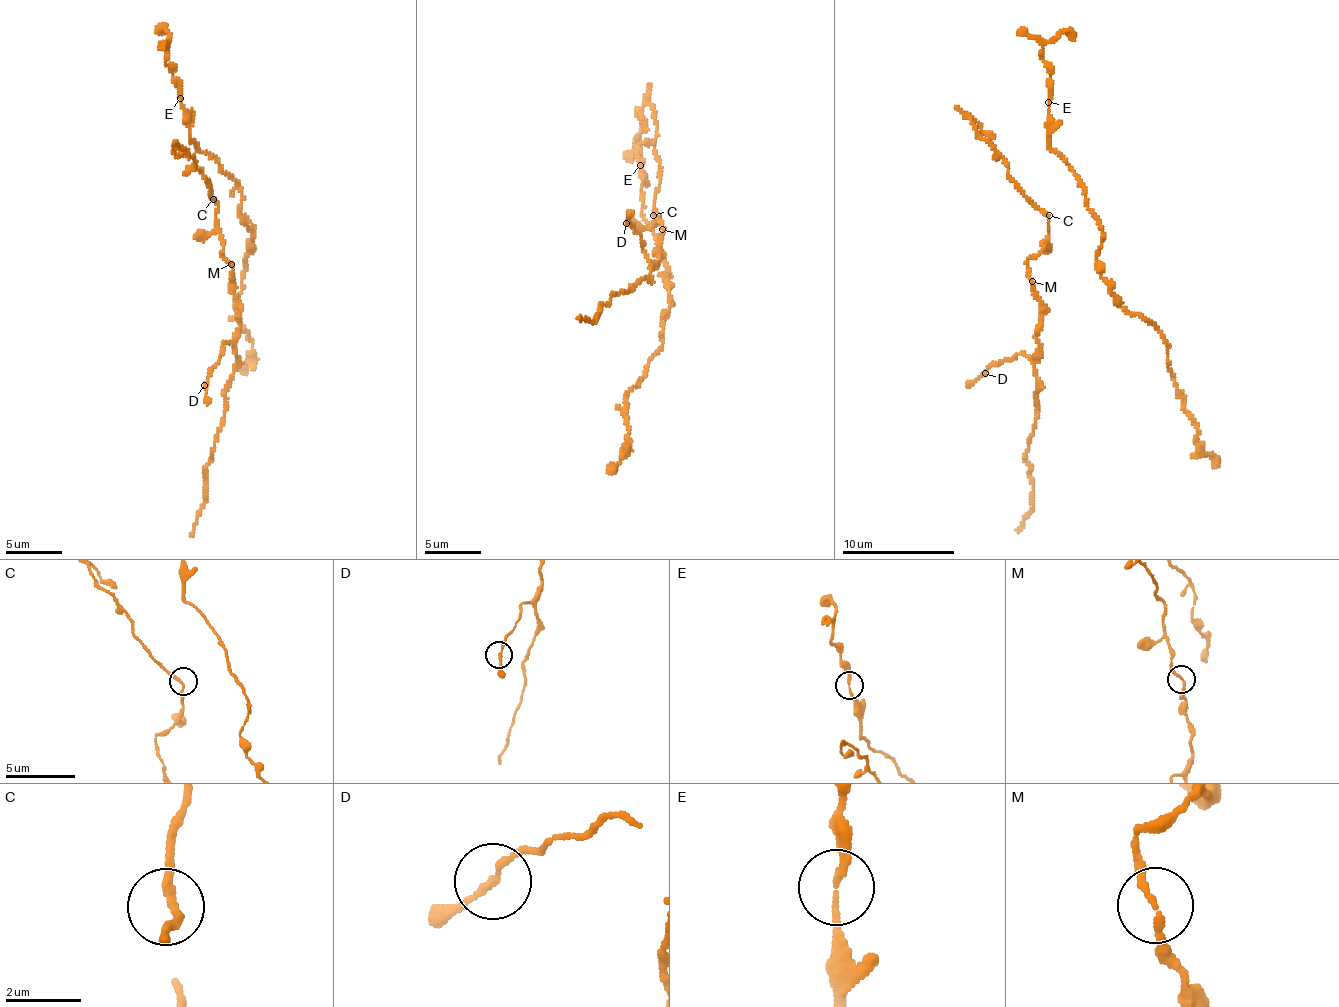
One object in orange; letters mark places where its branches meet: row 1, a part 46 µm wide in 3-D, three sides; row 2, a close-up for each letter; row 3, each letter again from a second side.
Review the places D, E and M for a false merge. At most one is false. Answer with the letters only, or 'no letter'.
no letter

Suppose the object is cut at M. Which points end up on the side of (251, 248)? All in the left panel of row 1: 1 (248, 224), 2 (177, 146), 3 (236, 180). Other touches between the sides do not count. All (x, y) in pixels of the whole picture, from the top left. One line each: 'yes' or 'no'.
1: yes
2: no
3: yes

